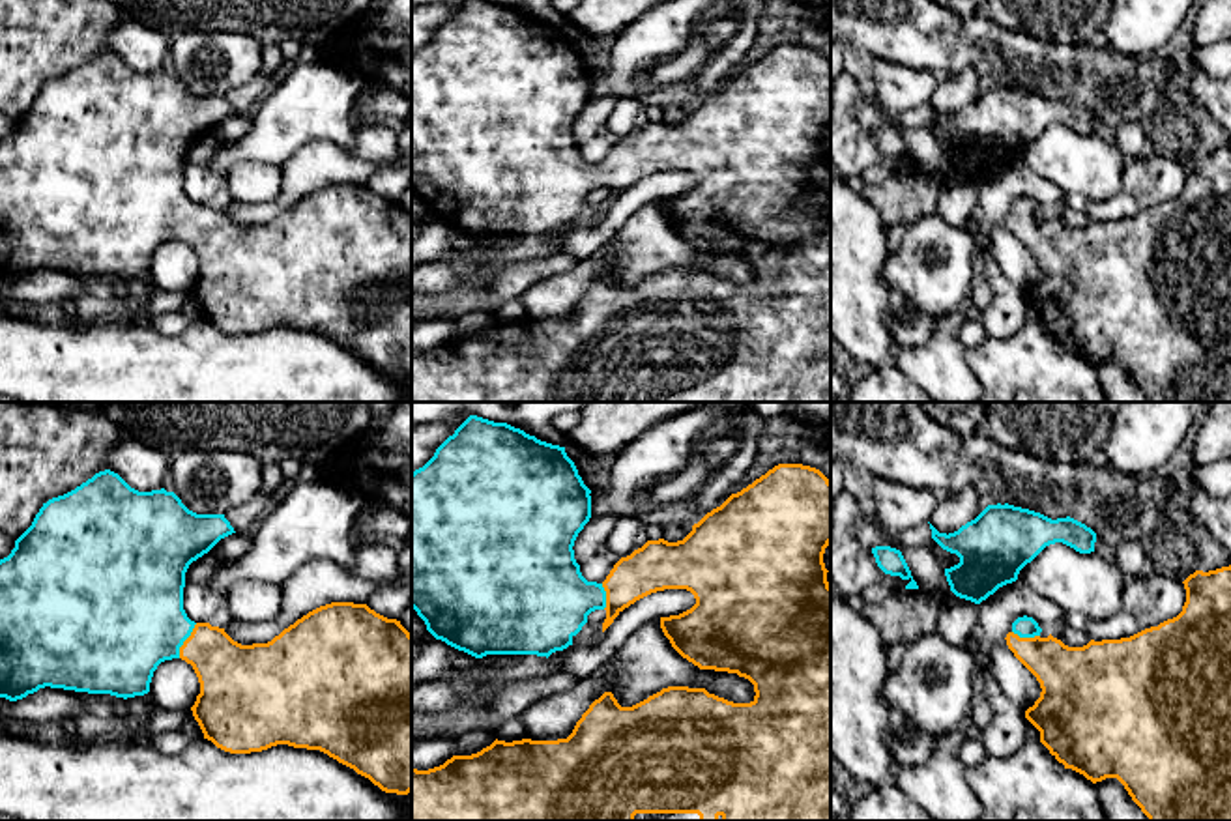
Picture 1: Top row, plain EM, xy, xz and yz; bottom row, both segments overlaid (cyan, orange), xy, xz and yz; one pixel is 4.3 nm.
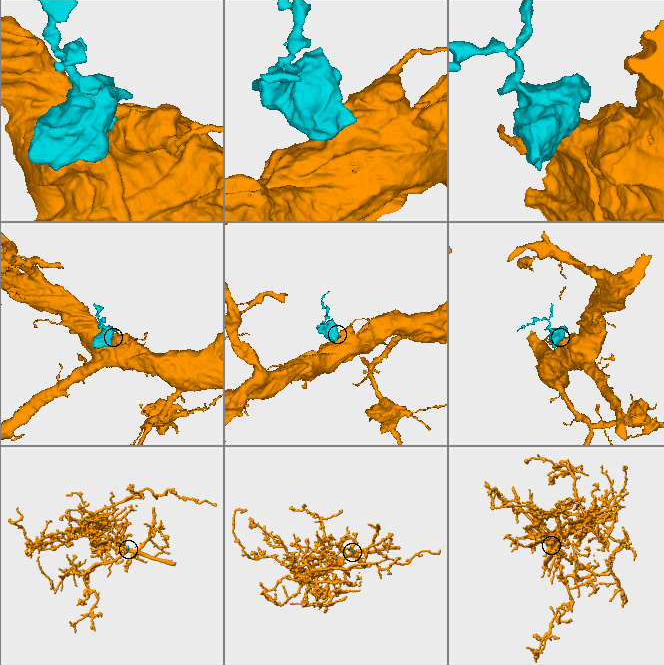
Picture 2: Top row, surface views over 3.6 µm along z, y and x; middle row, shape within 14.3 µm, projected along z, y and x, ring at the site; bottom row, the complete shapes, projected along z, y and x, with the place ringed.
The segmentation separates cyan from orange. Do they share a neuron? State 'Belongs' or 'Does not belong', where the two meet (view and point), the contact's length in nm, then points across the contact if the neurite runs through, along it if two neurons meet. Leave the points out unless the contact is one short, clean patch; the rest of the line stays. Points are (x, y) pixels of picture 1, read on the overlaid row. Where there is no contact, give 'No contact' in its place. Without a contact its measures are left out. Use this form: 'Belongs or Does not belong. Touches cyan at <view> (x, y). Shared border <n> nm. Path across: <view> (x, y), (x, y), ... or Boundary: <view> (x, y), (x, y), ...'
Belongs. Touches cyan at xy (186, 638). Shared border 170 nm. Path across: xy (131, 618), (186, 638), (199, 644), (231, 676)

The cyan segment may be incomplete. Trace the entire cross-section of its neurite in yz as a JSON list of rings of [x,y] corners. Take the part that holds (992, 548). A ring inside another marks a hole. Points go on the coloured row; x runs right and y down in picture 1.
[[[988,505],[975,520],[954,533],[939,533],[932,524],[932,539],[947,552],[956,554],[960,563],[945,569],[950,591],[965,600],[980,604],[999,587],[1018,580],[1020,570],[1046,546],[1063,542],[1079,554],[1094,552],[1096,533],[1085,524],[1066,516],[1051,520],[1040,512],[1014,505]]]

